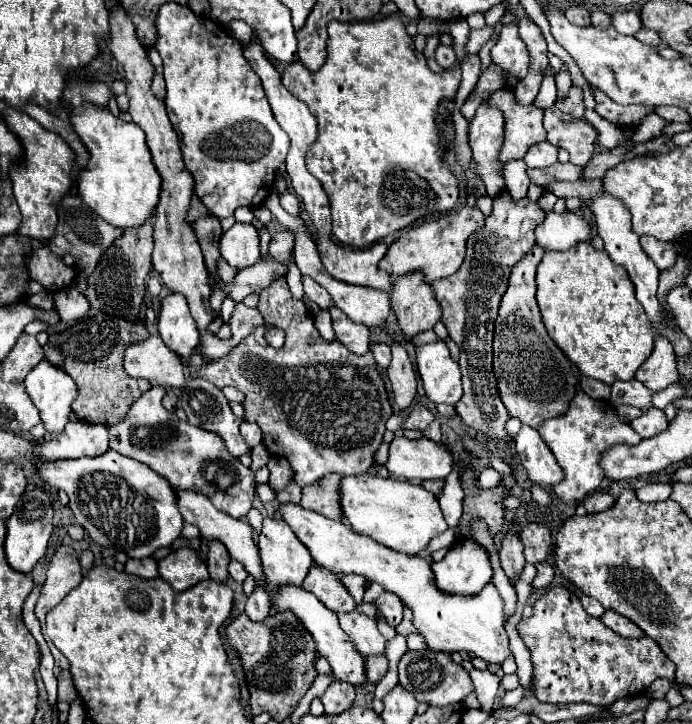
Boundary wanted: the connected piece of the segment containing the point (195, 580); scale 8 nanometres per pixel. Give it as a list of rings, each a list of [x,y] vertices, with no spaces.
[[[179,548],[167,558],[159,560],[159,574],[175,592],[183,592],[209,578],[205,560],[201,560],[191,548]]]

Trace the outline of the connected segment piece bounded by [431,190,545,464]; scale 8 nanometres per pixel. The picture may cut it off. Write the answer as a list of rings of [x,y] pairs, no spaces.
[[[503,190],[493,200],[493,212],[485,220],[485,226],[467,240],[467,254],[461,268],[449,276],[435,280],[431,284],[433,294],[443,310],[443,324],[449,330],[449,338],[459,346],[459,366],[463,372],[463,398],[457,402],[457,414],[463,422],[483,434],[507,464],[513,460],[511,436],[505,430],[509,420],[507,408],[501,402],[497,390],[497,378],[493,374],[493,330],[497,320],[497,310],[501,298],[509,284],[511,268],[517,260],[535,246],[535,228],[545,220],[545,212],[539,204],[529,198],[513,200],[507,190]]]

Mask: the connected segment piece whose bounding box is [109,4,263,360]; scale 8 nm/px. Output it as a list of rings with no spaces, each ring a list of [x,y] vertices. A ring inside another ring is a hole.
[[[115,4],[109,6],[111,8],[111,40],[109,40],[109,48],[115,54],[117,62],[119,62],[119,70],[121,76],[127,84],[127,96],[129,96],[129,114],[133,118],[133,122],[137,126],[143,128],[143,132],[147,134],[147,146],[151,150],[153,156],[153,164],[157,166],[161,178],[163,178],[163,186],[161,186],[161,200],[159,200],[159,208],[157,208],[157,216],[153,218],[153,240],[155,240],[155,248],[153,248],[153,268],[157,270],[157,274],[161,276],[163,284],[171,290],[171,292],[179,292],[187,298],[189,309],[193,320],[199,330],[199,352],[205,360],[219,360],[223,356],[227,356],[253,328],[263,324],[261,312],[257,308],[247,308],[245,304],[237,304],[235,312],[233,312],[233,322],[231,322],[231,330],[233,336],[229,340],[221,340],[217,334],[209,332],[209,324],[213,322],[213,308],[209,304],[209,296],[211,296],[211,288],[209,288],[209,272],[203,260],[203,252],[201,246],[197,242],[197,234],[193,228],[193,222],[187,220],[187,212],[191,206],[191,194],[193,194],[193,186],[195,180],[191,176],[191,172],[185,168],[183,164],[183,156],[181,156],[181,146],[179,146],[179,138],[175,134],[175,130],[171,128],[171,122],[167,118],[165,112],[165,104],[161,98],[157,98],[151,92],[151,80],[155,74],[155,66],[151,64],[147,50],[139,44],[137,36],[135,36],[135,28],[133,22],[129,20],[129,16],[125,16],[125,10]]]

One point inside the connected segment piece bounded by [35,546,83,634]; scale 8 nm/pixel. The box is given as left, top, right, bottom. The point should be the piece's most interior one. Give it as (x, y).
(64, 573)

